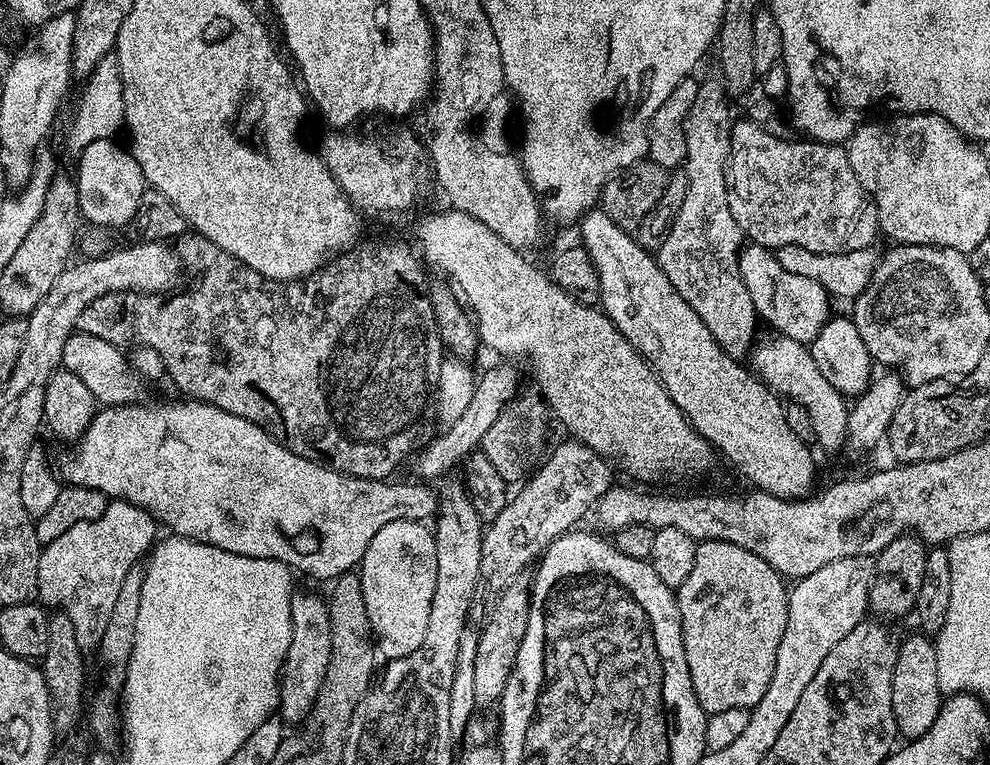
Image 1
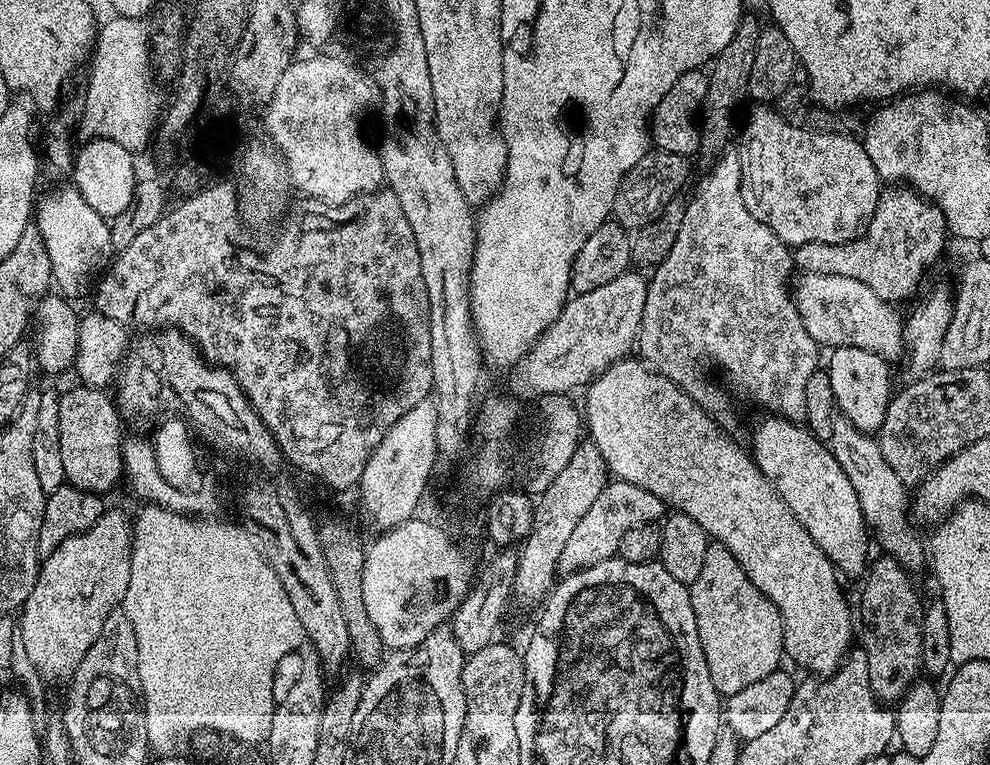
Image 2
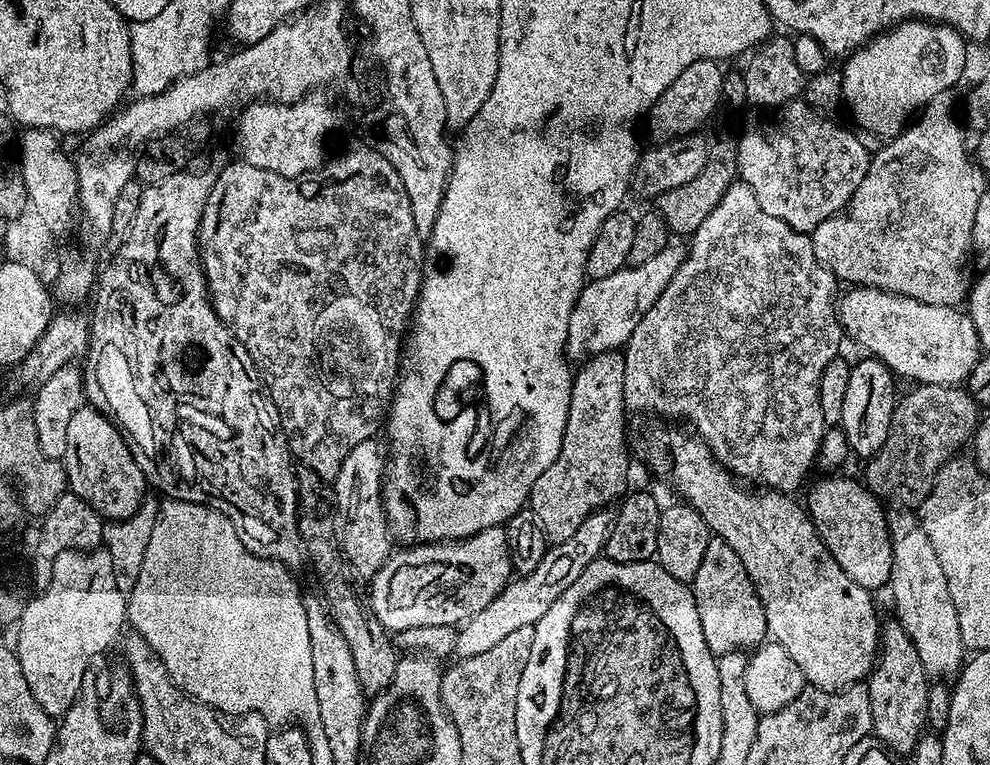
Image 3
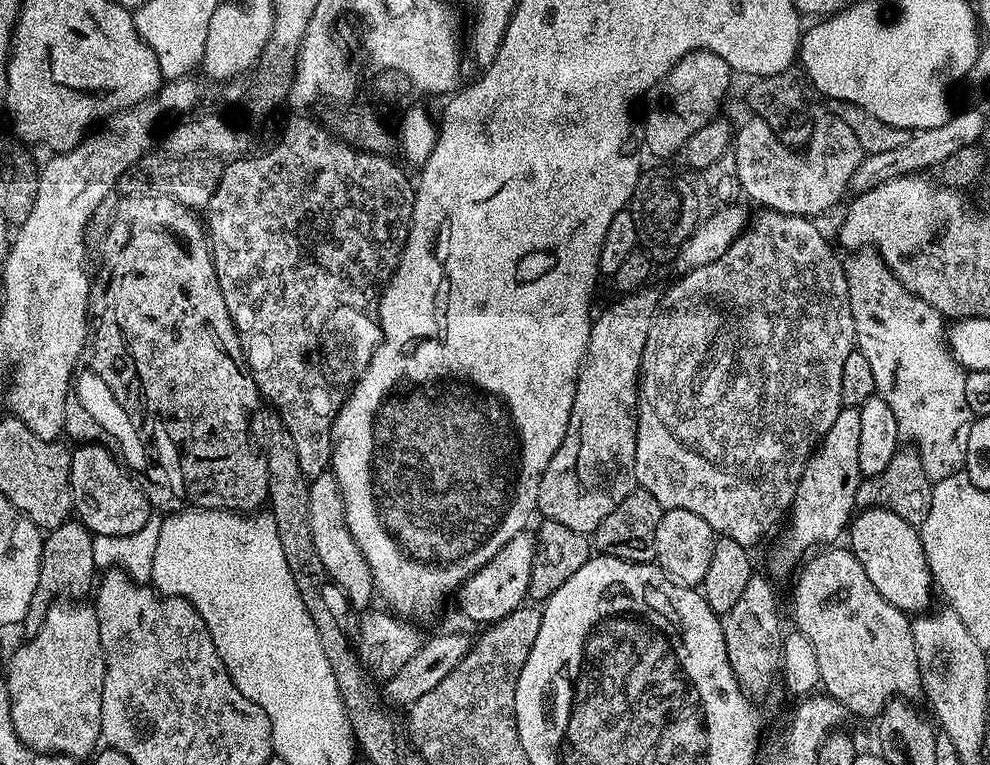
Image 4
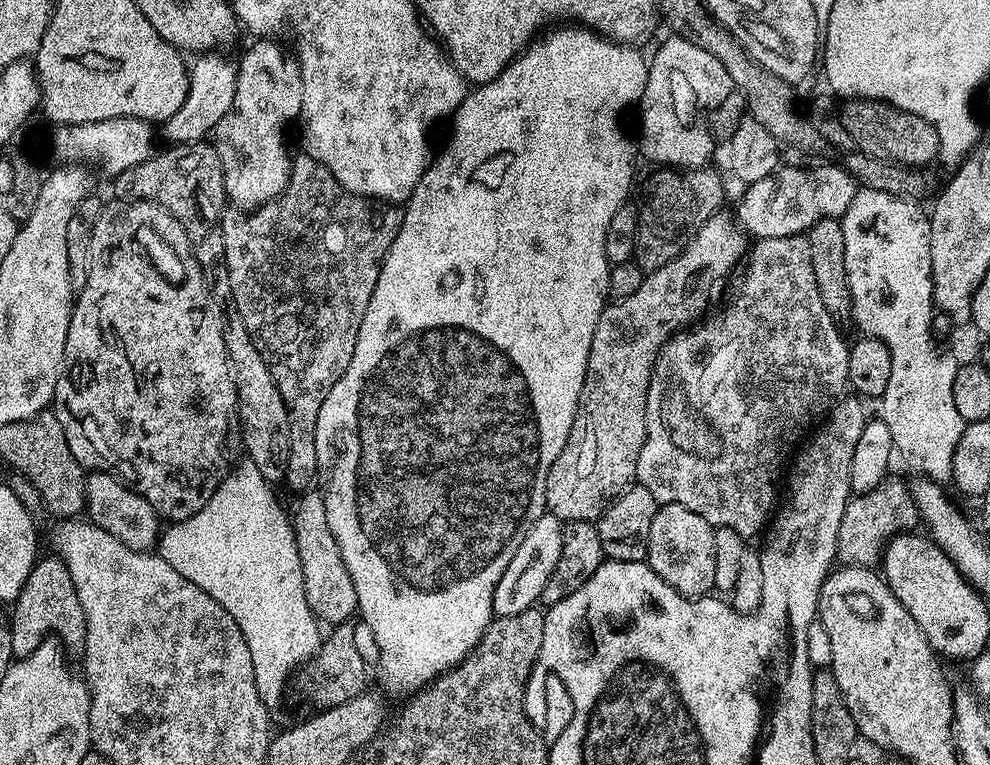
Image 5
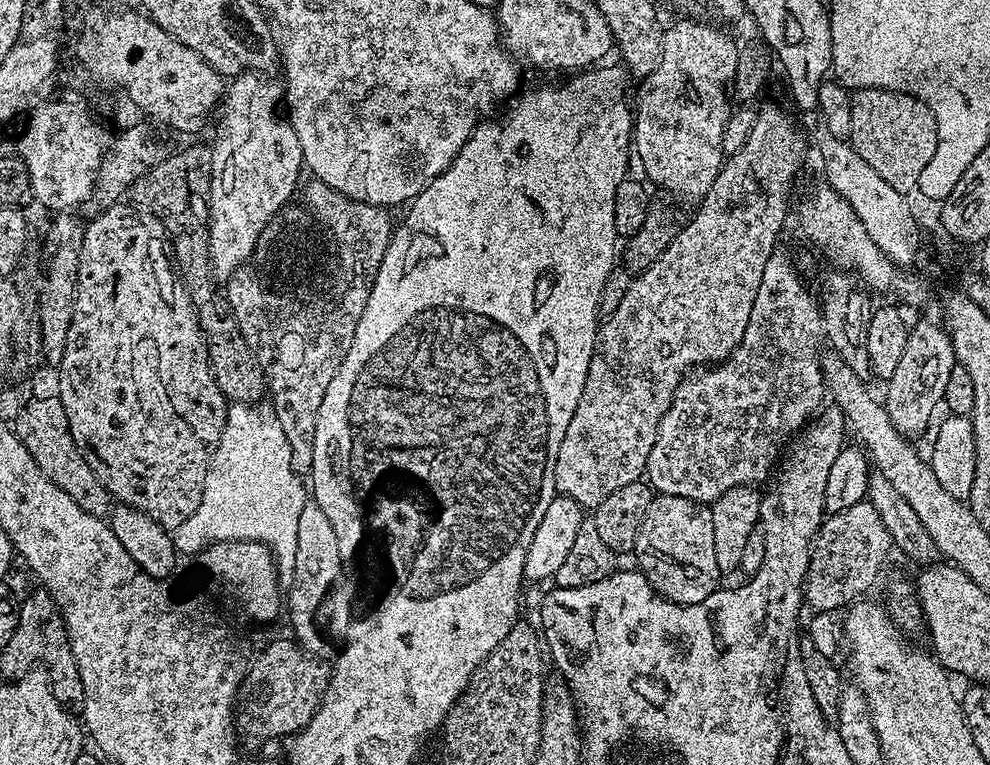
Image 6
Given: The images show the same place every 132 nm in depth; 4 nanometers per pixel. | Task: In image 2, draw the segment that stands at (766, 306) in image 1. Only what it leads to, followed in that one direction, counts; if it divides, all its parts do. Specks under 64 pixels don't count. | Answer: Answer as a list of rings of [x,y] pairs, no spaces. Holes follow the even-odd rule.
[[[803,273],[794,284],[794,299],[796,309],[802,320],[802,326],[806,328],[806,334],[814,340],[817,346],[828,347],[828,350],[837,348],[861,348],[870,350],[874,354],[884,357],[889,362],[901,359],[905,351],[904,330],[905,321],[900,321],[900,316],[895,312],[889,301],[878,298],[874,290],[870,290],[862,282],[854,278],[842,278],[842,274],[810,274]]]

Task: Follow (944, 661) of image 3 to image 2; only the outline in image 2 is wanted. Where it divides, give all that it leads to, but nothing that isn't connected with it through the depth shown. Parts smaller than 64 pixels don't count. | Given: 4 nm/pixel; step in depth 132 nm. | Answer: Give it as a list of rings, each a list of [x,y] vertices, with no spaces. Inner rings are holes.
[[[843,414],[832,418],[830,438],[826,442],[834,458],[838,458],[838,466],[850,480],[854,494],[858,496],[858,506],[862,506],[864,520],[868,524],[871,535],[880,543],[880,552],[893,556],[909,573],[916,574],[926,564],[926,544],[920,541],[916,533],[917,525],[910,519],[910,496],[906,493],[906,485],[890,470],[886,458],[882,458],[880,441],[875,435],[858,430]]]

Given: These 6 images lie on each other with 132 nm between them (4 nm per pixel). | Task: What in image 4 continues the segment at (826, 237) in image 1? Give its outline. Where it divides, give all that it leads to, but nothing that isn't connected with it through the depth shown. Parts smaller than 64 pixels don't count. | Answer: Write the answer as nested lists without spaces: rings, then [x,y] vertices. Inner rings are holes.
[[[827,110],[821,111],[814,120],[812,136],[803,150],[787,148],[786,145],[766,126],[766,122],[748,118],[744,125],[737,127],[734,132],[734,143],[730,149],[736,159],[736,182],[741,193],[745,192],[761,209],[770,212],[781,212],[791,216],[807,216],[820,218],[823,212],[828,212],[849,191],[854,170],[858,170],[861,160],[866,153],[858,144],[850,127]]]

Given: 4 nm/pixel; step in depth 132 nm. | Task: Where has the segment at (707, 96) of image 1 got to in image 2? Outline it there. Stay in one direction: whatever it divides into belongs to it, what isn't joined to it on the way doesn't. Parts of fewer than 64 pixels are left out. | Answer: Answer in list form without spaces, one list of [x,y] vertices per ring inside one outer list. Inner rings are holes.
[[[728,150],[717,160],[720,161],[701,178],[692,201],[689,199],[685,203],[682,230],[678,230],[678,238],[674,238],[670,254],[656,265],[648,280],[638,352],[640,348],[639,355],[651,367],[669,376],[699,404],[711,405],[716,388],[708,377],[708,368],[717,368],[721,378],[748,400],[754,399],[760,387],[764,387],[768,391],[769,402],[776,407],[773,409],[796,422],[806,410],[806,381],[812,372],[817,371],[818,346],[810,334],[806,334],[790,291],[794,252],[768,226],[758,222],[750,210],[746,210],[740,189],[739,155]]]

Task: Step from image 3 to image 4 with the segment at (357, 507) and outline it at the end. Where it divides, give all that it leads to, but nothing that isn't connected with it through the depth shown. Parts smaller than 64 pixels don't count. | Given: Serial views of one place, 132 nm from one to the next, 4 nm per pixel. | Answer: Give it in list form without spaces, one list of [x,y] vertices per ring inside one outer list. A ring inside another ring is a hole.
[[[331,471],[311,477],[308,486],[308,521],[314,550],[317,551],[328,577],[344,591],[349,609],[366,607],[371,602],[372,596],[374,600],[370,566],[366,566],[366,558],[362,550],[358,550],[358,542],[354,542],[346,526],[346,510],[342,502],[342,494]]]

